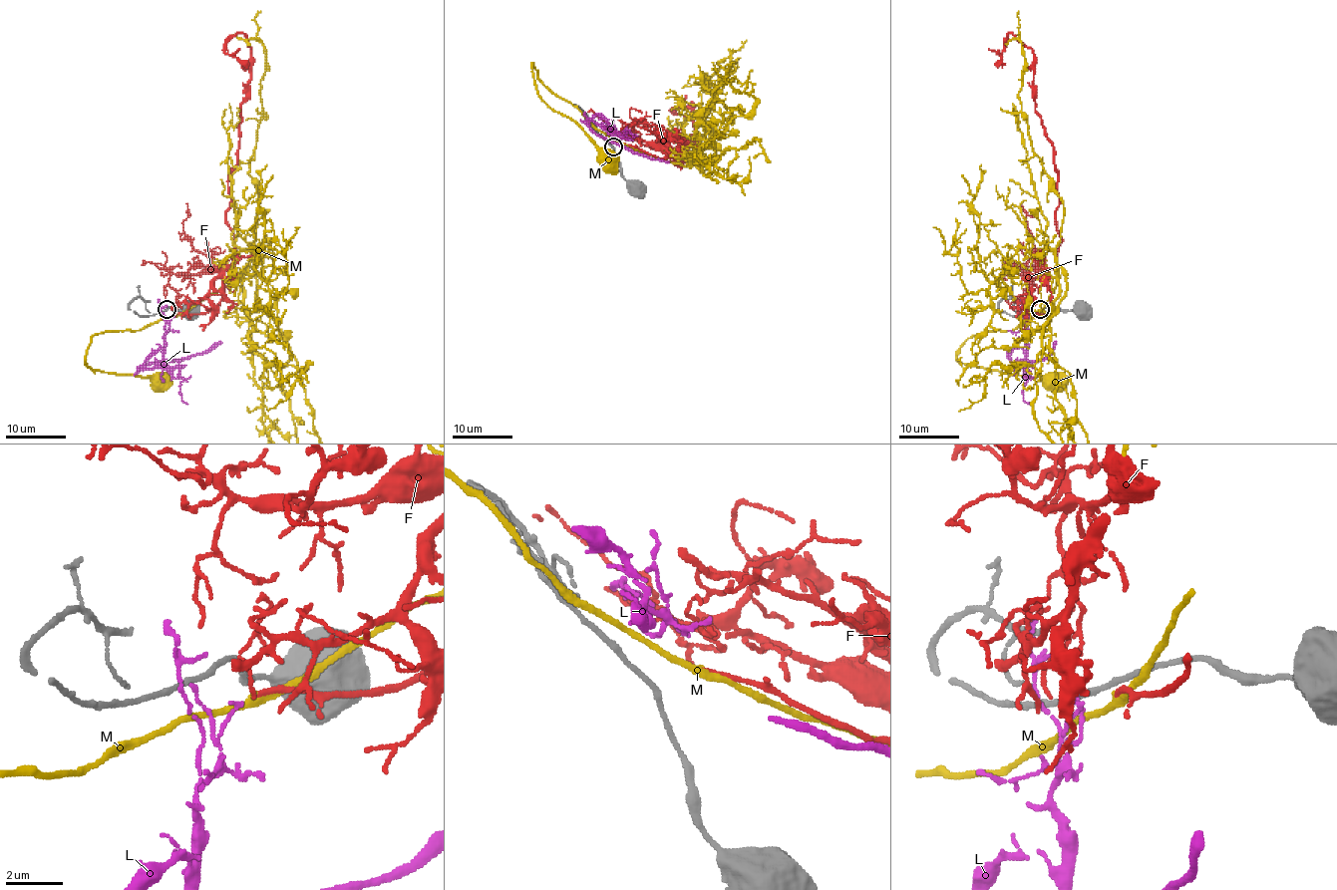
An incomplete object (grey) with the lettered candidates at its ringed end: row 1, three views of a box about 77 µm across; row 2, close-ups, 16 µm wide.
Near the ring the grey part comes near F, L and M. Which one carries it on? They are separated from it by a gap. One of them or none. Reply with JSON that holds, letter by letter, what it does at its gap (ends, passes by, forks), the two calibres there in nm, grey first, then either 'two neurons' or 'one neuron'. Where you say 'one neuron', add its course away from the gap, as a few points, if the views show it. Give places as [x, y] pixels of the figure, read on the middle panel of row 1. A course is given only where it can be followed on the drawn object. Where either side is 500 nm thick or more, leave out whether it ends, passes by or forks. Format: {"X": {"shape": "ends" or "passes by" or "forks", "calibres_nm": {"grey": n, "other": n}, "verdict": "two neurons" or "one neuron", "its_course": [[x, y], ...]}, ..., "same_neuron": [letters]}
{"F": {"shape": "ends", "calibres_nm": {"grey": 180, "other": 170}, "verdict": "two neurons"}, "L": {"shape": "ends", "calibres_nm": {"grey": 180, "other": 130}, "verdict": "two neurons"}, "M": {"shape": "passes by", "calibres_nm": {"grey": 180, "other": 240}, "verdict": "two neurons"}, "same_neuron": []}

